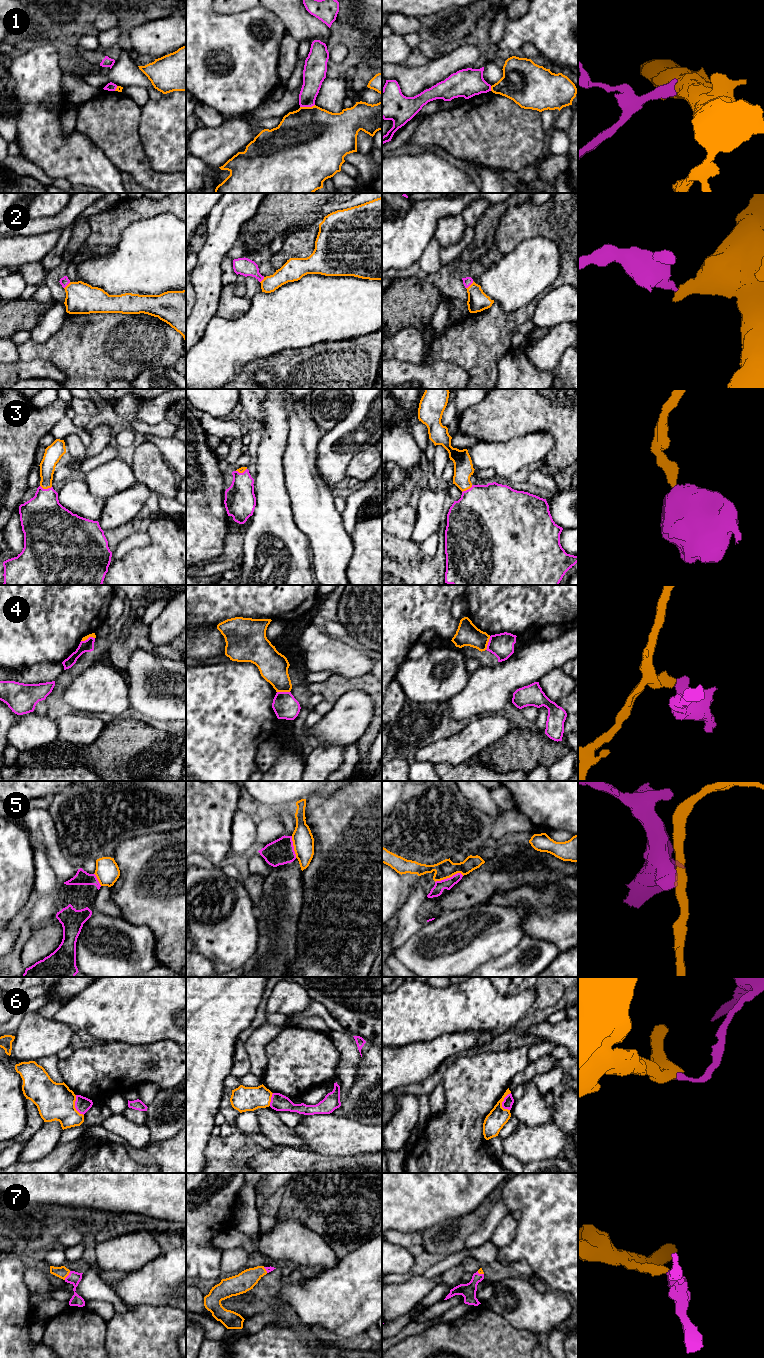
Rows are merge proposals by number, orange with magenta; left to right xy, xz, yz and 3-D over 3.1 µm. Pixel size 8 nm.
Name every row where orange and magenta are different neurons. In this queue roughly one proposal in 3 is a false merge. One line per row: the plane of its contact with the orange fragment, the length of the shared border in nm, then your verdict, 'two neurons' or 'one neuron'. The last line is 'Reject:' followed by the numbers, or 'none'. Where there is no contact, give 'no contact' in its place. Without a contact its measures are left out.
1: contact in xz; length 120 nm; two neurons
2: contact in yz; length 90 nm; one neuron
3: contact in xy; length 100 nm; one neuron
4: contact in yz; length 120 nm; two neurons
5: contact in yz; length 240 nm; two neurons
6: contact in yz; length 150 nm; two neurons
7: contact in xy; length 90 nm; one neuron
Reject: 1, 4, 5, 6

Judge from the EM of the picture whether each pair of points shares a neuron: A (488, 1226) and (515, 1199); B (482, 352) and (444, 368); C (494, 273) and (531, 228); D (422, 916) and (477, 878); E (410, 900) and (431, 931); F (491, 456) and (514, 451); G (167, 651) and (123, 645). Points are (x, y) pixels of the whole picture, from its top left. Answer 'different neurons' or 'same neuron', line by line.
A: different neurons
B: different neurons
C: different neurons
D: same neuron
E: different neurons
F: same neuron
G: same neuron

